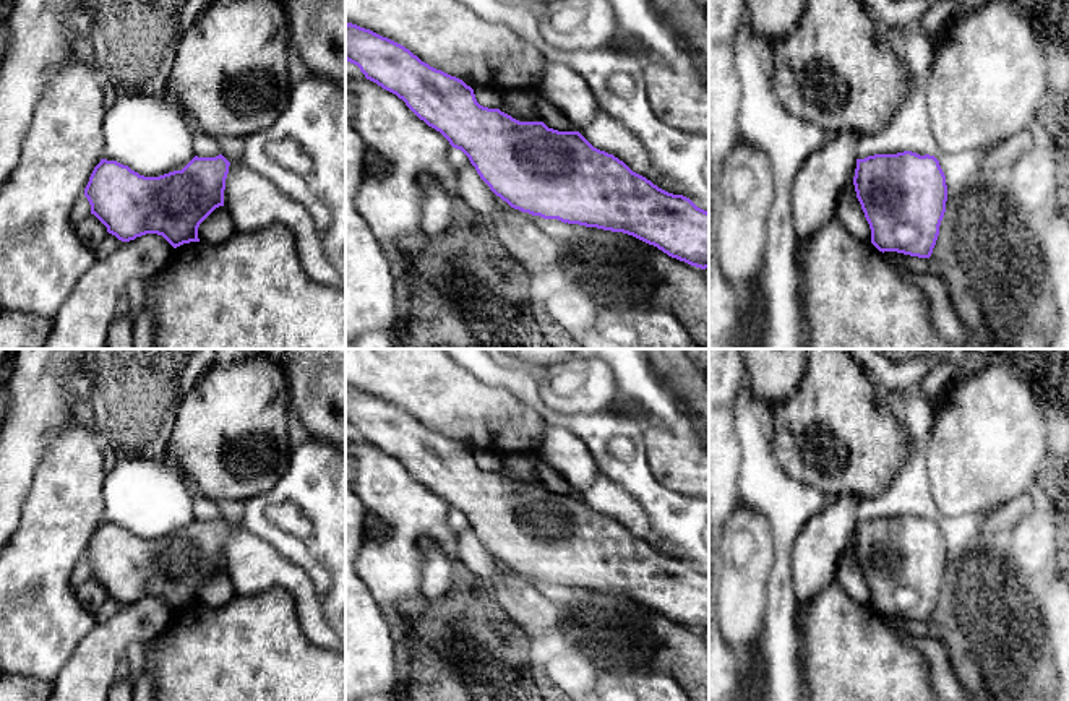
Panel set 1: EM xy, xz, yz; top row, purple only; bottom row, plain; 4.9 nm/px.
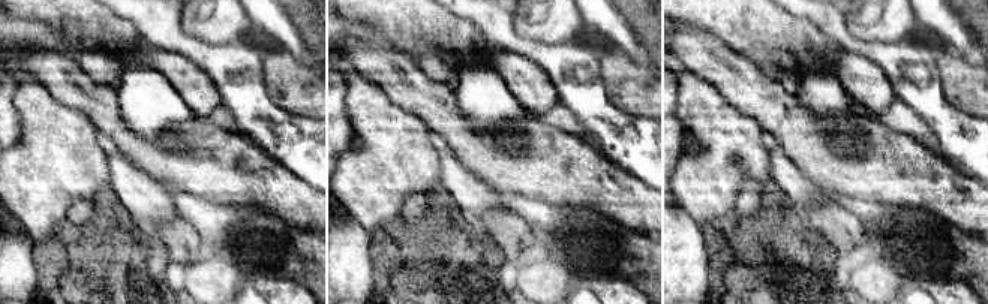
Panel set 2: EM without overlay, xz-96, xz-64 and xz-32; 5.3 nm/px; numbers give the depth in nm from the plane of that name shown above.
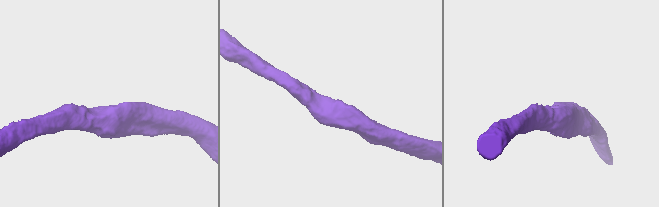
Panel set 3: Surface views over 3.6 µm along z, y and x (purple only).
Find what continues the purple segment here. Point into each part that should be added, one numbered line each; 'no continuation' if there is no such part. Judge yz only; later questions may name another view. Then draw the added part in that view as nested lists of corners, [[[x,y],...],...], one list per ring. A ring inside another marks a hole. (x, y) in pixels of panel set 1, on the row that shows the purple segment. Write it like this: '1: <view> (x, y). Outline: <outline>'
no continuation

